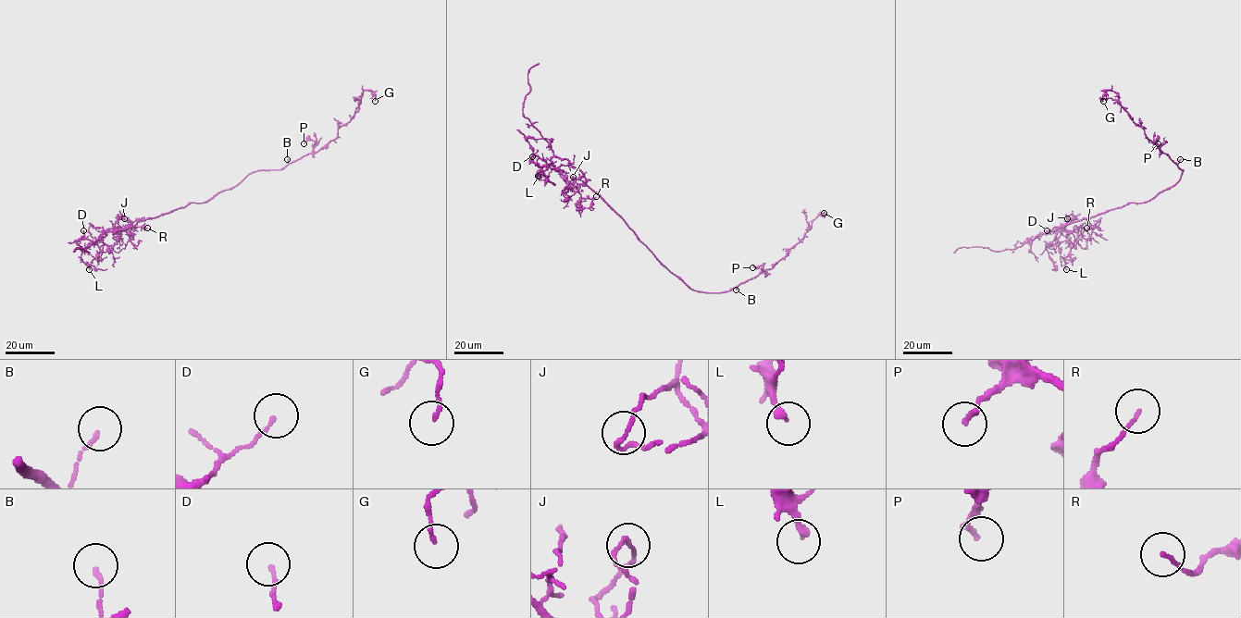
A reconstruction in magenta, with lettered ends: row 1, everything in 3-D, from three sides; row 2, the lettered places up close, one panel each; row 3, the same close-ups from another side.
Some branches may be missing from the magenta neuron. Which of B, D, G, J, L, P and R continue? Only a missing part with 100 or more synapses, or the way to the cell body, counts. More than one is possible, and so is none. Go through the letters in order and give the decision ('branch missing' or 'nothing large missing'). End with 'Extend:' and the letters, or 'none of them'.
B: nothing large missing
D: nothing large missing
G: nothing large missing
J: nothing large missing
L: nothing large missing
P: nothing large missing
R: nothing large missing
Extend: none of them

